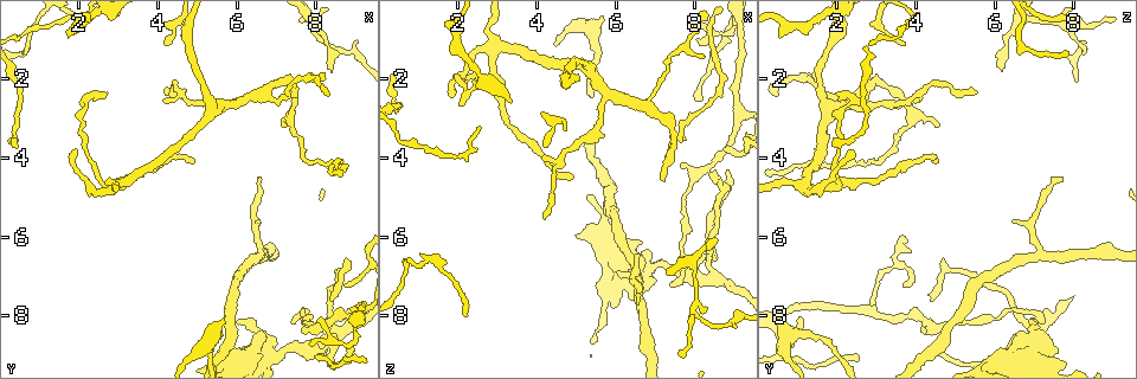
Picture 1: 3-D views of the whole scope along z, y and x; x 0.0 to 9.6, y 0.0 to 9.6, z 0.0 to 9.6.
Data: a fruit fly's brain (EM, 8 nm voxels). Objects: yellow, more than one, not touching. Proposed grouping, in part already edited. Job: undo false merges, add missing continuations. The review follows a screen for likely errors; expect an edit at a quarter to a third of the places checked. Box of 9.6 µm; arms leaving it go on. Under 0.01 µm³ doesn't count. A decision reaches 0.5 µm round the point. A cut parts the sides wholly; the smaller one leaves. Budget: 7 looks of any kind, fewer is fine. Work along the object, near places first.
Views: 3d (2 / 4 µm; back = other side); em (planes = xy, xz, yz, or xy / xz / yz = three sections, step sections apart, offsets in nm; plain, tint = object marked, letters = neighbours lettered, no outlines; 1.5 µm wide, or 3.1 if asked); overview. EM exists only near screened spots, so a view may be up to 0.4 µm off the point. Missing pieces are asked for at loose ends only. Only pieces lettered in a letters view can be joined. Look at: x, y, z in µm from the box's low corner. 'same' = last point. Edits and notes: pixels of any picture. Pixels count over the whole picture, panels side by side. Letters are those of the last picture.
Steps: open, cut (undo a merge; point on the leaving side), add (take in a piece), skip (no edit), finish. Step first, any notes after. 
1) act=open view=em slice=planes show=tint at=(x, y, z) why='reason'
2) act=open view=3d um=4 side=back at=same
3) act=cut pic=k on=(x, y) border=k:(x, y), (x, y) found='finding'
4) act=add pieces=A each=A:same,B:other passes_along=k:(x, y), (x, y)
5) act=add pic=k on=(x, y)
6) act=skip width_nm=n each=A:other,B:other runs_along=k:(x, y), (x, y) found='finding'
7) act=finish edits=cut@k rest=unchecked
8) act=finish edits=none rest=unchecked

act=open view=em slice=planes show=letters at=(8.35, 1.85, 6.15) why='an open end'

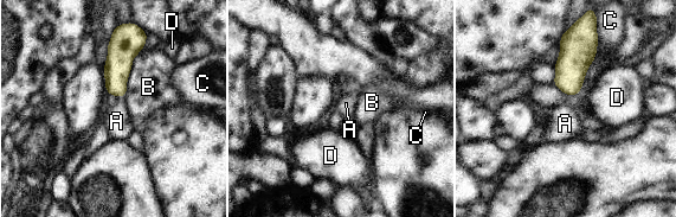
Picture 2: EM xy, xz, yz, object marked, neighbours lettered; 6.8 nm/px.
act=add pieces=A width_nm=100 each=A:same,B:other,C:other,D:other passes_along=2:(117, 68), (121, 96), (116, 121) found='the cell continues'

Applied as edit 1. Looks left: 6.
act=open view=3d um=2 at=(7.90, 0.85, 8.00) why='branch point'

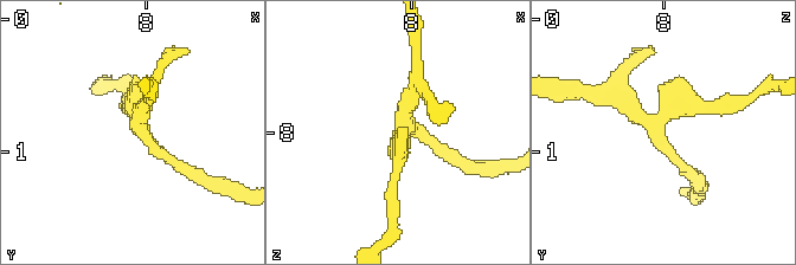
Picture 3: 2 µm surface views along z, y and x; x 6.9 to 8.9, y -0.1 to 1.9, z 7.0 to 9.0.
act=open view=em slice=planes show=letters at=(7.94, 0.80, 7.94) why='now the EM'

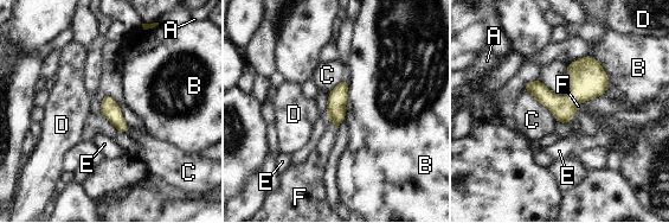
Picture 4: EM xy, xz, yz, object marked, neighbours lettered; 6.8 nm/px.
act=skip width_nm=130 longest_contact=C:340nm each=A:other,B:other,C:other,D:other,E:other,F:other found='continuous, no second cell'

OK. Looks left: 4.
act=open view=3d um=4 at=(6.60, 8.35, 6.60) why='an open end'

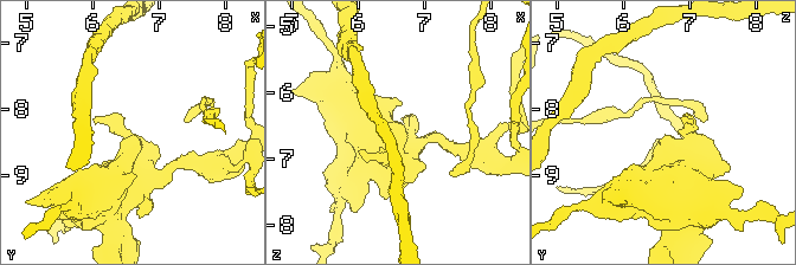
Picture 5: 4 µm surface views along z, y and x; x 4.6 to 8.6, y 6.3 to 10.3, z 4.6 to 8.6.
act=open view=em slice=planes show=tint at=(6.60, 8.40, 6.65)

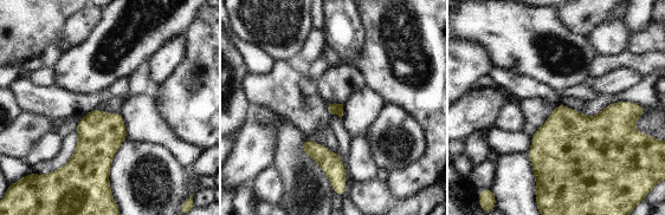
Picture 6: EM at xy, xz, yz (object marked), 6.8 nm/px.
act=open view=em slice=planes show=letters at=same

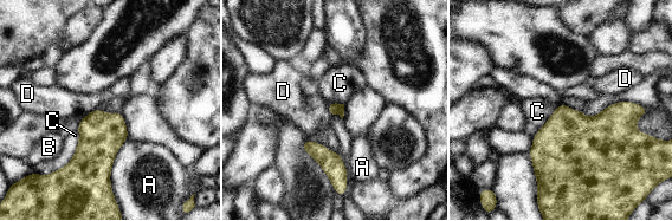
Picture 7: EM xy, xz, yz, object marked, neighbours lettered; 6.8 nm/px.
act=skip longest_contact=A:360nm each=A:other,B:other,C:other,D:other border=7:(328, 103), (328, 112), (331, 116) found='no lettered piece goes on from it'

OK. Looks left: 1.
act=finish edits=add@2 rest=unchecked

